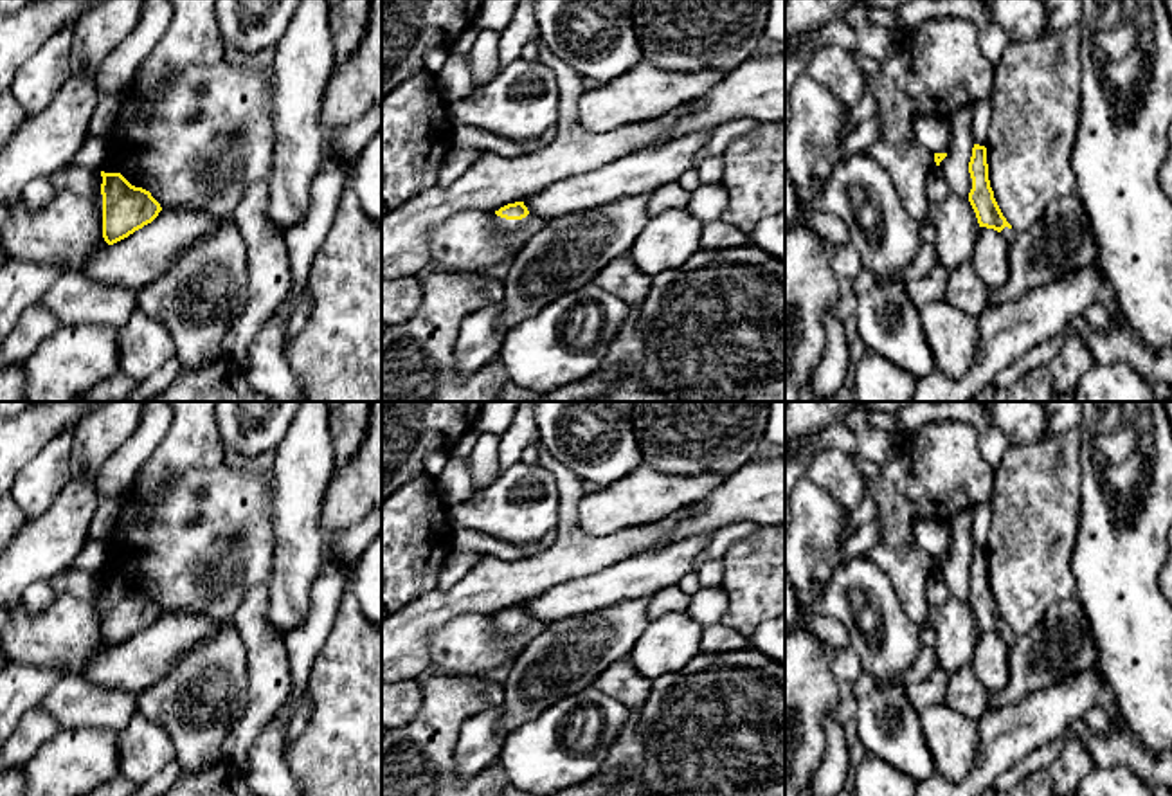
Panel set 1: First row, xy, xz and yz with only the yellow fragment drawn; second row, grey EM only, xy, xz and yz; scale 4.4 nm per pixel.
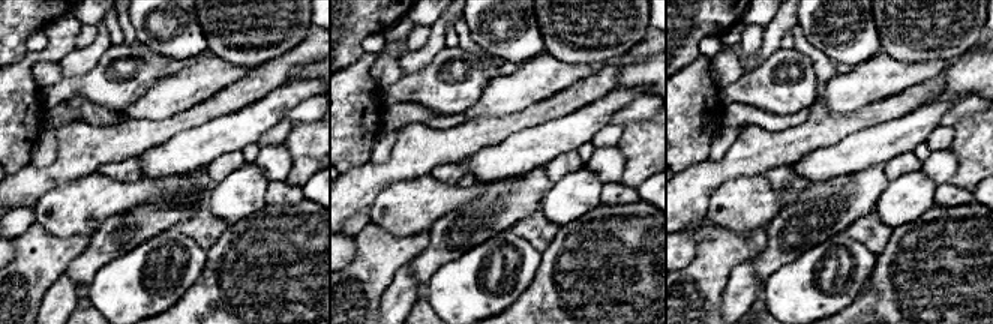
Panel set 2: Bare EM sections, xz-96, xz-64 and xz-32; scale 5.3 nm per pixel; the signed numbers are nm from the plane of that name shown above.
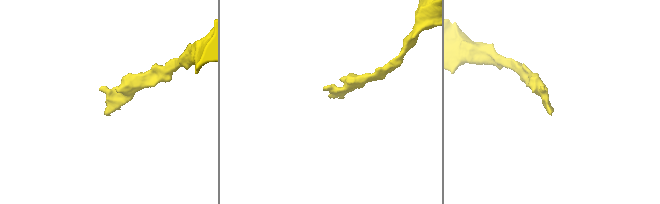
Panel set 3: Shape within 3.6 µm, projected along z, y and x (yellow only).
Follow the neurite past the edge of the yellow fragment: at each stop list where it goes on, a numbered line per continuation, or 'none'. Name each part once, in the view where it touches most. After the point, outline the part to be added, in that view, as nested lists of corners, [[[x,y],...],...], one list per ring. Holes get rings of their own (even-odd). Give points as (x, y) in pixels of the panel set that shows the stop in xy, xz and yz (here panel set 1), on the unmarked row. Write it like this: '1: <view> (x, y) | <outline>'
1: xz (519, 634) | [[[529,616],[526,621],[522,623],[506,623],[497,620],[499,625],[499,632],[508,639],[508,650],[511,654],[511,657],[499,668],[488,672],[484,677],[484,681],[495,683],[499,686],[502,686],[502,683],[508,679],[509,674],[509,666],[515,659],[515,656],[535,638],[538,636],[545,623]]]

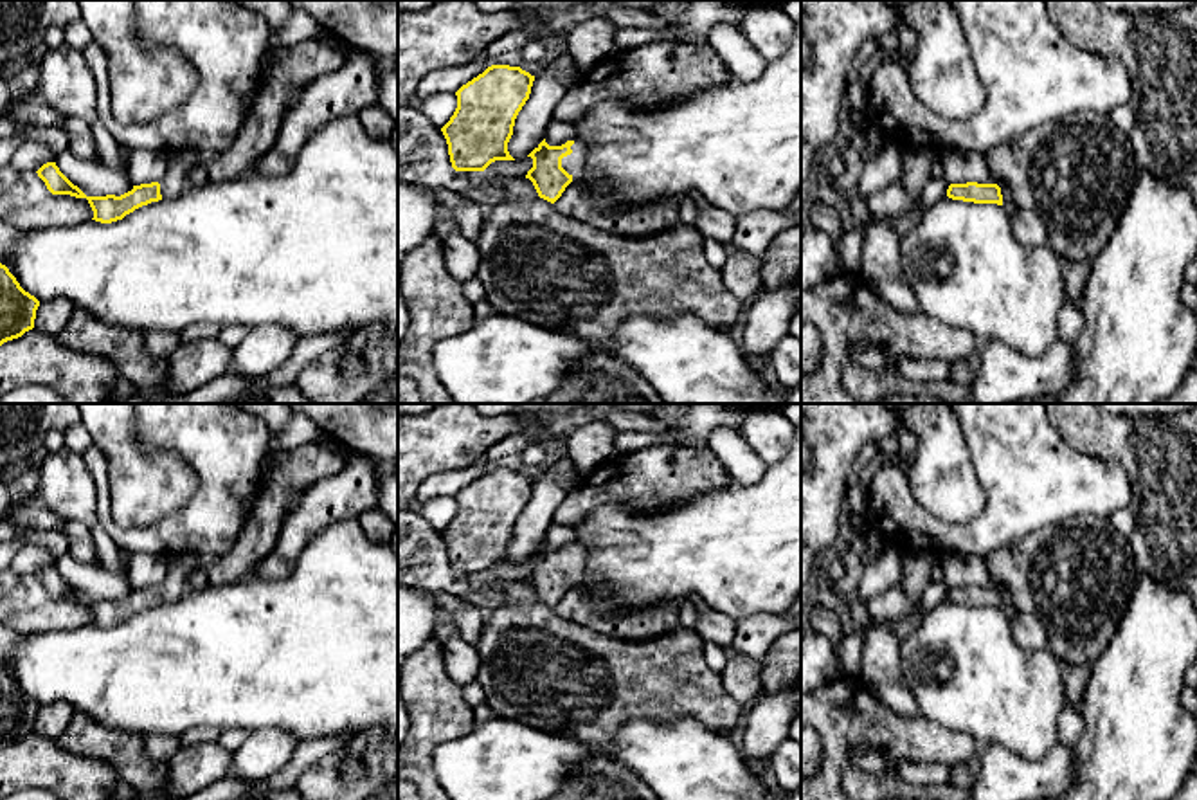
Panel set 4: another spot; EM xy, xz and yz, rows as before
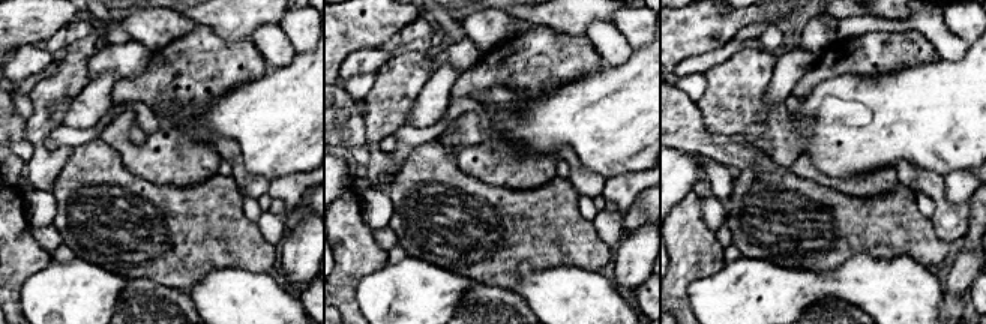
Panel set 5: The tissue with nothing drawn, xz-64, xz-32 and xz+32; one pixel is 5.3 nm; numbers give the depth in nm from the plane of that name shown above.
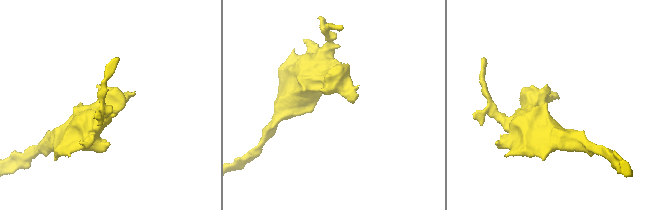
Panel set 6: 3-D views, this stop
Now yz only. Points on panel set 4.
none

